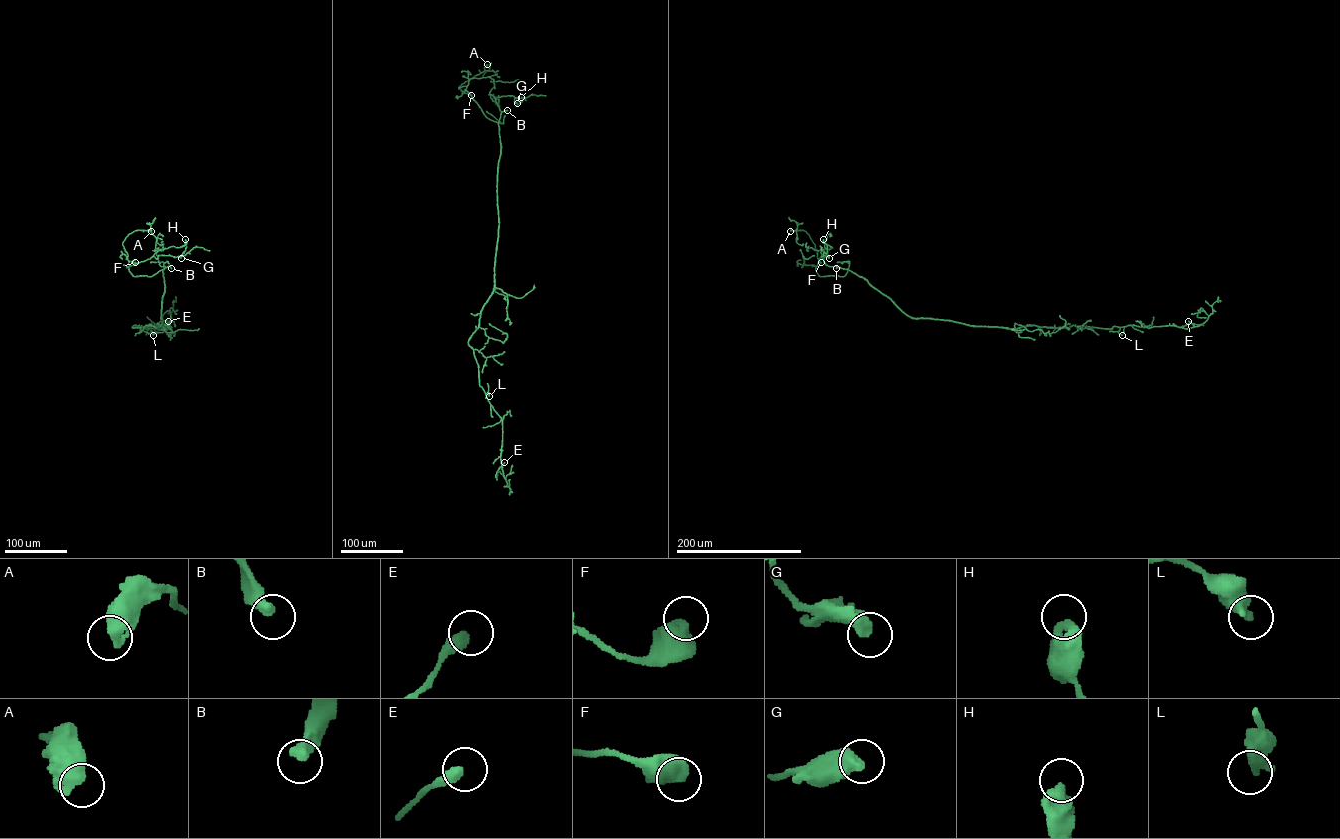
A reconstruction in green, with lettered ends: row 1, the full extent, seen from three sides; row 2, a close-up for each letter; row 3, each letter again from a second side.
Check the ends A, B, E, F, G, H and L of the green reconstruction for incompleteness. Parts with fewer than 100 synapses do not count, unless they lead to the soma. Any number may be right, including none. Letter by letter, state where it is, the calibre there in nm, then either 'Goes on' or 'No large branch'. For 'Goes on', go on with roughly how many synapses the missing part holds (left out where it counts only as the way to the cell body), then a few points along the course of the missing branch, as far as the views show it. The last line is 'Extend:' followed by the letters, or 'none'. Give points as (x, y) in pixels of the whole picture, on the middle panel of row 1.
A: Place: (487, 64). Thickness 600 nm. No large branch
B: Place: (507, 110). Thickness 400 nm. Goes on. Roughly 110 synapses. Course of what is missing: (507, 110), (517, 108), (520, 98), (516, 84), (518, 89), (522, 85)
E: Place: (504, 462). Thickness 400 nm. No large branch
F: Place: (471, 95). Thickness 550 nm. No large branch
G: Place: (517, 103). Thickness 460 nm. No large branch
H: Place: (521, 97). Thickness 500 nm. No large branch
L: Place: (489, 396). Thickness 500 nm. No large branch
Extend: B

